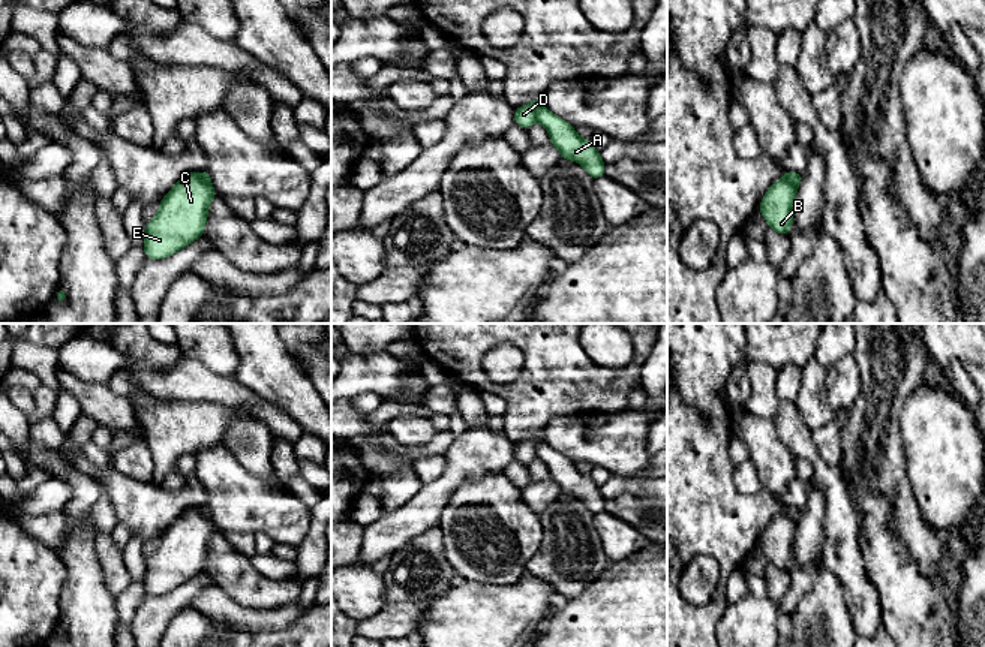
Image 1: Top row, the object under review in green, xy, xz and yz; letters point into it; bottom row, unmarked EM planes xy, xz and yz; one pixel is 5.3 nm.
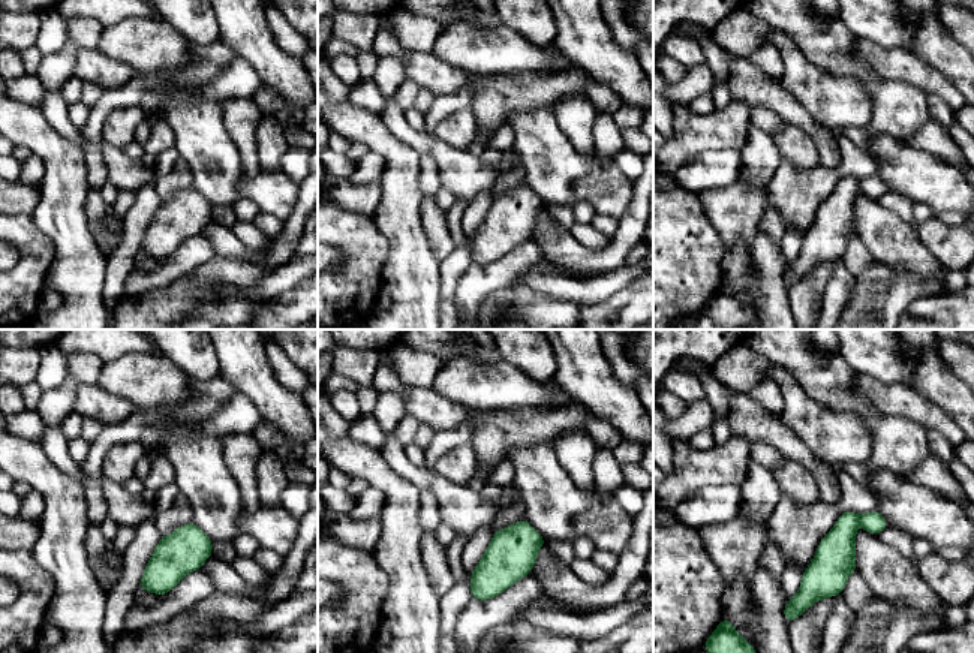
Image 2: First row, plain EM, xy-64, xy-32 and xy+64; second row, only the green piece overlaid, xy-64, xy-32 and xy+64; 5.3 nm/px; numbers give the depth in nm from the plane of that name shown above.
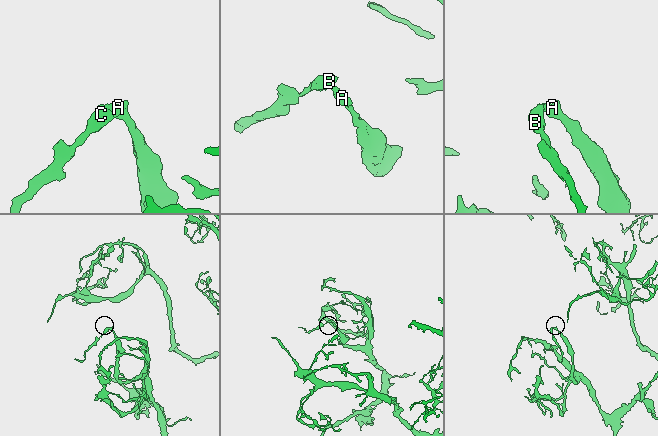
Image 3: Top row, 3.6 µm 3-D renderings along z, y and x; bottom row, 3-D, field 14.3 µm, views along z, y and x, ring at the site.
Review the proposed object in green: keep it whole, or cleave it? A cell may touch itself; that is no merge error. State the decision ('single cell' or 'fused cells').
fused cells

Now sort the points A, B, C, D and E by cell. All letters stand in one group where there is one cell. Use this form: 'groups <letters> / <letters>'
groups A / B C D E

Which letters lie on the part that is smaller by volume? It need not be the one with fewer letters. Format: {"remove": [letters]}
{"remove": ["B", "C", "D", "E"]}

